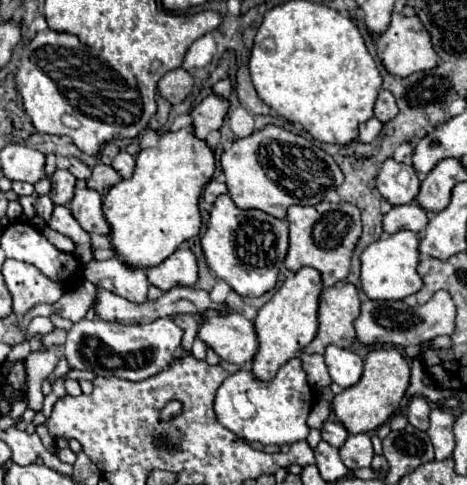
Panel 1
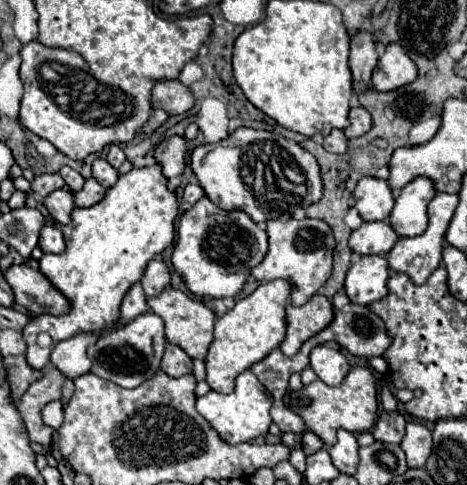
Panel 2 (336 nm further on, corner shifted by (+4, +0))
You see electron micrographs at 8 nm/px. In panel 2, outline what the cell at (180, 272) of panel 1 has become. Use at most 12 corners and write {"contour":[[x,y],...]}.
{"contour":[[153,259],[143,275],[147,297],[159,295],[171,283],[161,259]]}

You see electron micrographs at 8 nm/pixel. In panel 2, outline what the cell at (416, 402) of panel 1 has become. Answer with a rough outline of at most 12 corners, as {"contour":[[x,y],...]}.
{"contour":[[399,411],[379,415],[371,433],[377,441],[401,443],[405,417]]}

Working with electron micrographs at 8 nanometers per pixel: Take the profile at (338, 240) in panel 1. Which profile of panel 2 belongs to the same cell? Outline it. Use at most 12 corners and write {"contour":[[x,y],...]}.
{"contour":[[321,219],[267,221],[257,281],[287,279],[303,305],[333,273]]}

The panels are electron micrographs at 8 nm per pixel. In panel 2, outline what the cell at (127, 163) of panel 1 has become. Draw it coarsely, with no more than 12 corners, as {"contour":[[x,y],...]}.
{"contour":[[105,159],[93,161],[93,177],[105,189],[119,179]]}

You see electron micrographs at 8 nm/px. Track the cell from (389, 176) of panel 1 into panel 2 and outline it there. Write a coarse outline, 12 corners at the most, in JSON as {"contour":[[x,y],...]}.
{"contour":[[357,183],[355,209],[363,221],[387,219],[395,205],[389,183]]}

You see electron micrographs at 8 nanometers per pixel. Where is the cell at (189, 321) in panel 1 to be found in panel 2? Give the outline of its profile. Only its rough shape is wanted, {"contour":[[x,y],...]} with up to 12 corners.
{"contour":[[167,343],[161,369],[171,377],[193,371],[193,359]]}

